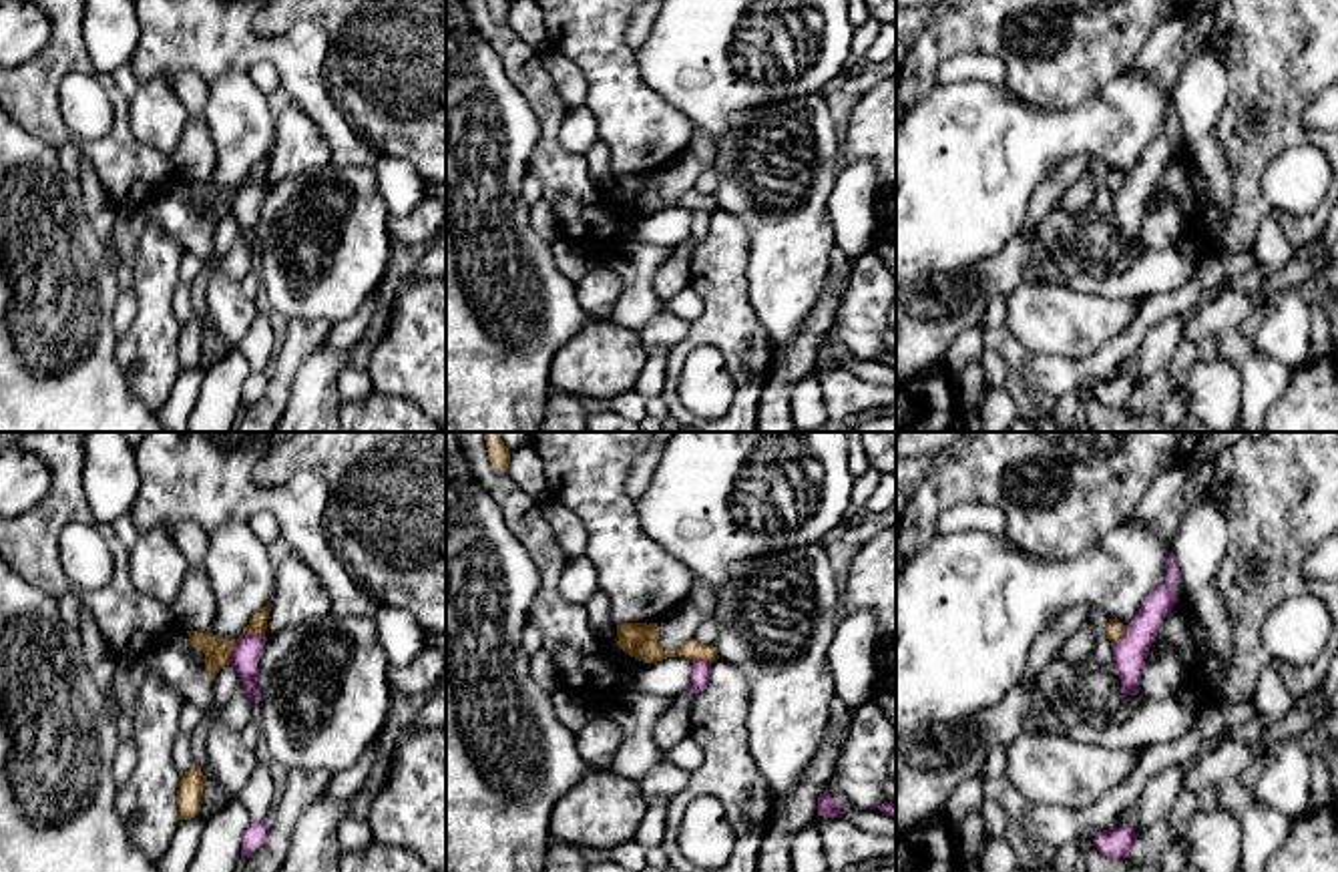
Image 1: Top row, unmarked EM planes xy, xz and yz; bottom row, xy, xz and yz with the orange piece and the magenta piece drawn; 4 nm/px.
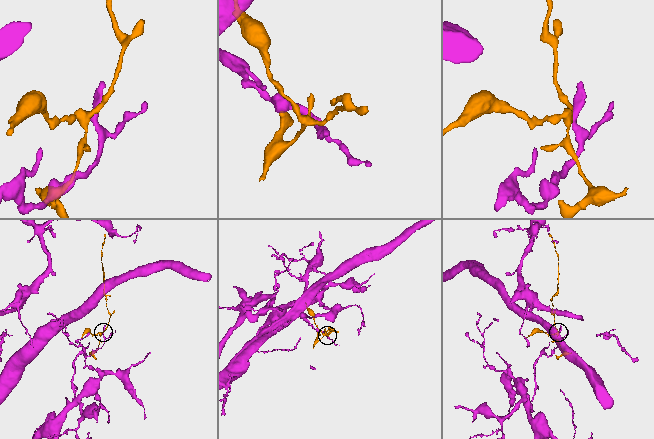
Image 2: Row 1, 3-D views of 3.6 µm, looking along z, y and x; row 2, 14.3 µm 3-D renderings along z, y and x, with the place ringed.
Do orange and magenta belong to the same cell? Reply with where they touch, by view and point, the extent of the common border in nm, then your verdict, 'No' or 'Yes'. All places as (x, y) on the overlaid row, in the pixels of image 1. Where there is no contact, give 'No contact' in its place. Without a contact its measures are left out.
Touches orange at xy (238, 639). Shared border 190 nm. No

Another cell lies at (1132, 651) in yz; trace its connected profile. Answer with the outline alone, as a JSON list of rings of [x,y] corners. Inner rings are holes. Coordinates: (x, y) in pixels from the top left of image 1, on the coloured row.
[[[1173,553],[1167,559],[1165,575],[1169,581],[1145,597],[1139,613],[1127,625],[1121,641],[1113,645],[1115,669],[1121,679],[1123,695],[1139,693],[1139,677],[1149,647],[1155,641],[1163,619],[1173,611],[1177,603],[1177,587],[1173,583],[1179,577],[1179,565]]]

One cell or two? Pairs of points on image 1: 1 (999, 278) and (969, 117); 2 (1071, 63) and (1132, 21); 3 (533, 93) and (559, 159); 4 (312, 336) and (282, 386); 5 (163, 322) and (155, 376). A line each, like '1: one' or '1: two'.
1: two
2: one
3: one
4: one
5: one

